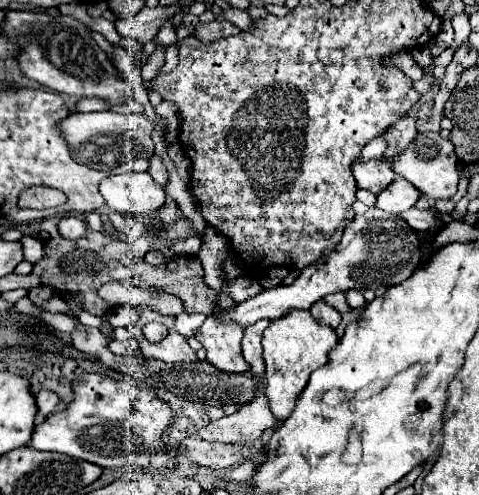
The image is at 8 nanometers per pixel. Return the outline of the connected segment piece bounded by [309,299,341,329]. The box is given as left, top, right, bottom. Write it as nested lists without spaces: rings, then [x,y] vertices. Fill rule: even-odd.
[[[319,299],[311,309],[311,315],[317,319],[317,323],[321,323],[321,325],[329,325],[329,327],[337,327],[339,325],[339,321],[341,321],[341,315],[339,315],[339,311],[335,309],[335,307],[331,307],[327,301],[323,301],[323,299]]]

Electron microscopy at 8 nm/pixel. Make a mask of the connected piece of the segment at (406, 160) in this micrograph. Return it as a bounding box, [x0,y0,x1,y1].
[393,131,459,199]

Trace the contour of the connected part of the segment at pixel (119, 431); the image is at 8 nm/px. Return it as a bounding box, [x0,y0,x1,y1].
[31,373,177,471]

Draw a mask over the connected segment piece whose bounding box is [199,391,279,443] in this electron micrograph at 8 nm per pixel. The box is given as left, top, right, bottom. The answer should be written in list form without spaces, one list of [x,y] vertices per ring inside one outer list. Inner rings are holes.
[[[263,391],[255,395],[249,405],[243,405],[237,413],[225,415],[219,421],[211,421],[207,427],[199,429],[199,437],[205,441],[219,443],[249,443],[261,439],[263,431],[269,427],[277,427],[275,415],[271,415],[271,407]]]

